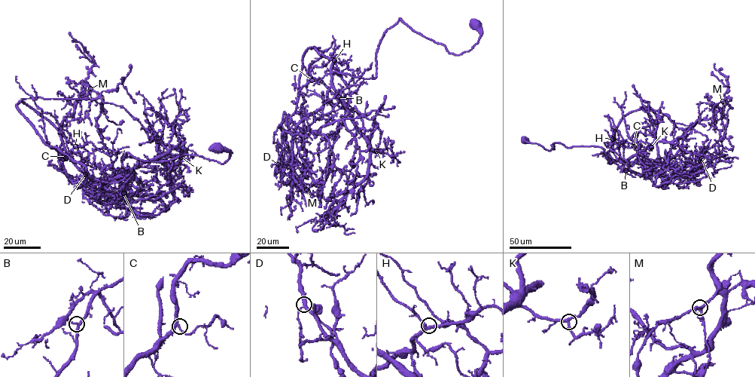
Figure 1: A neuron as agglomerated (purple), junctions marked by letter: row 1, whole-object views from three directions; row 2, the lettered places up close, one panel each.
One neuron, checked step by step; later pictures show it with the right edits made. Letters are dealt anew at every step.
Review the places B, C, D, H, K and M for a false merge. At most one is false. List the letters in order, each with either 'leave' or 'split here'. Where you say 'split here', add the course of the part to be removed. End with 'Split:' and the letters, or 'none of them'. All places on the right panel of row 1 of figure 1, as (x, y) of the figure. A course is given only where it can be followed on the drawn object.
B: split here | (625, 170), (664, 173), (664, 163), (676, 154), (691, 128), (723, 108), (727, 78), (715, 69), (714, 63)
C: leave
D: leave
H: leave
K: leave
M: leave
Split: B

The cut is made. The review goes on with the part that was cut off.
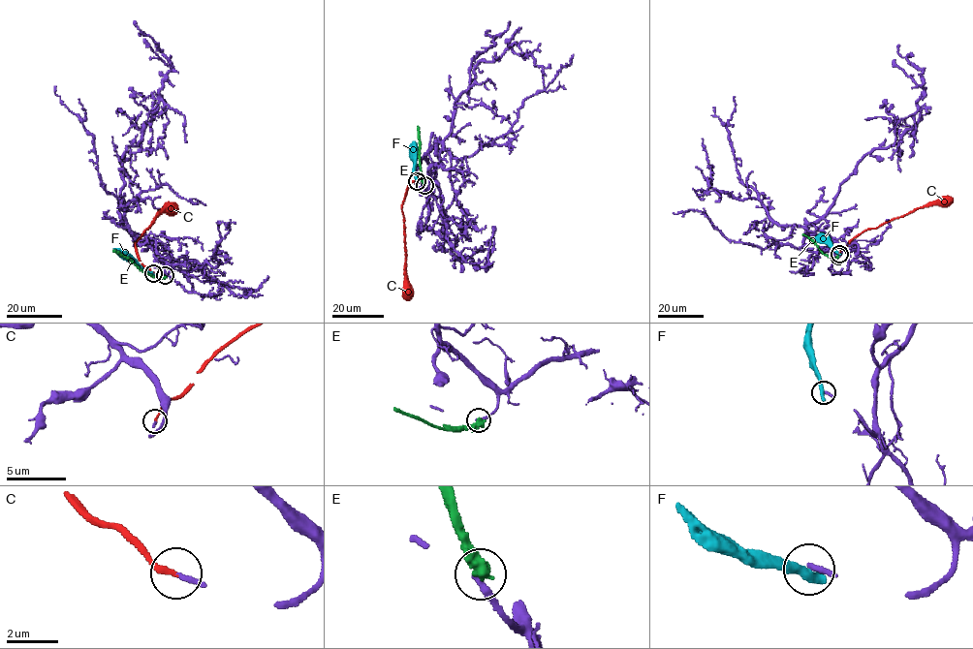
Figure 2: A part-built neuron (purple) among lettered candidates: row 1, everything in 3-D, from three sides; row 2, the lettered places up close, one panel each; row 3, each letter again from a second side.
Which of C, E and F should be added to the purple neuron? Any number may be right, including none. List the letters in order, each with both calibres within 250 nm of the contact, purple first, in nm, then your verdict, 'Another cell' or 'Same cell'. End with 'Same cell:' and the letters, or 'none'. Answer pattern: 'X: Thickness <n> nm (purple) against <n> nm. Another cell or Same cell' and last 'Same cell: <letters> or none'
C: Thickness 190 nm (purple) against 220 nm. Same cell
E: Thickness 280 nm (purple) against 550 nm. Another cell
F: Thickness 220 nm (purple) against 500 nm. Another cell
Same cell: C

